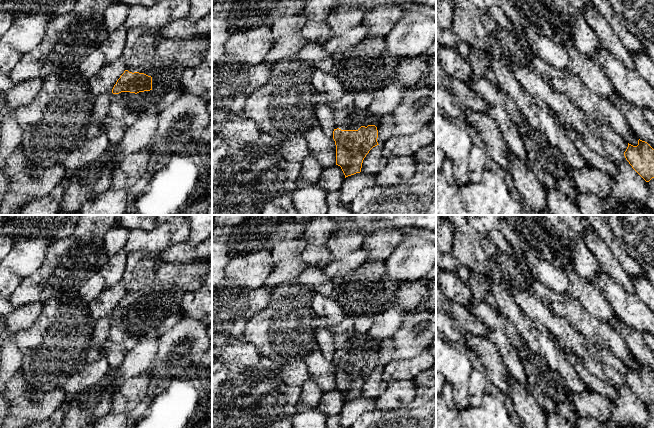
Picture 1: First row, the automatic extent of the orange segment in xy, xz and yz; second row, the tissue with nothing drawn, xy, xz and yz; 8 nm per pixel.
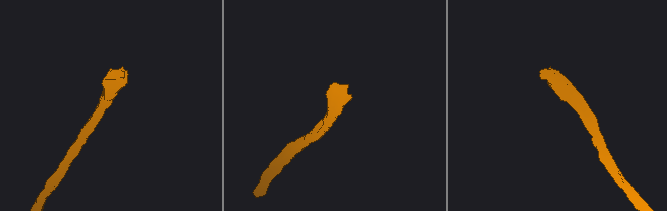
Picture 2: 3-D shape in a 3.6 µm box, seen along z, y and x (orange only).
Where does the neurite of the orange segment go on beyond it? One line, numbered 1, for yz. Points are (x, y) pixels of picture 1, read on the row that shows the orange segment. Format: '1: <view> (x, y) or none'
1: none

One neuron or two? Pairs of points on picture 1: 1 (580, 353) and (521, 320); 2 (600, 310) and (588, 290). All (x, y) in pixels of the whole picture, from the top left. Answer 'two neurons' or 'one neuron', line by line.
1: two neurons
2: one neuron

